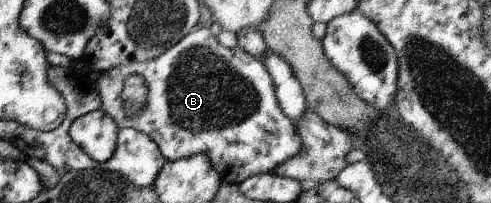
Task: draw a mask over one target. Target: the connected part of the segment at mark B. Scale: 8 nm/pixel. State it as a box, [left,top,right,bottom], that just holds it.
[92,28,303,185]

